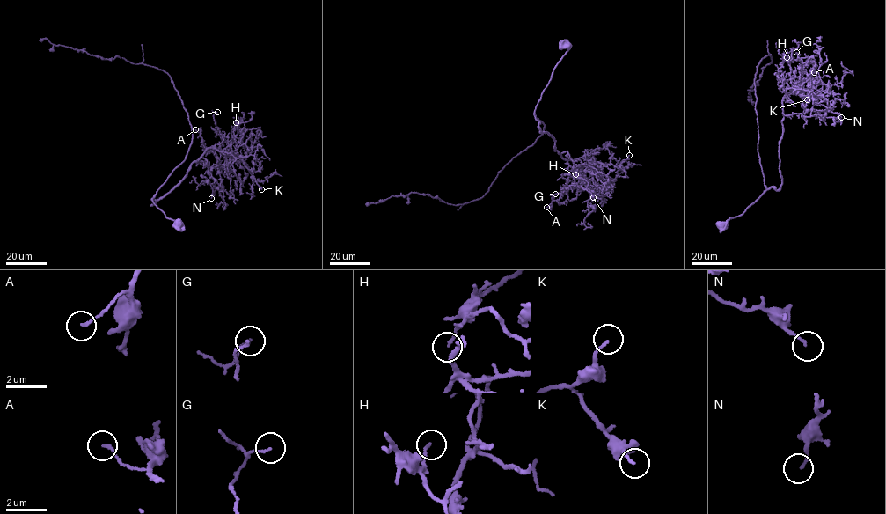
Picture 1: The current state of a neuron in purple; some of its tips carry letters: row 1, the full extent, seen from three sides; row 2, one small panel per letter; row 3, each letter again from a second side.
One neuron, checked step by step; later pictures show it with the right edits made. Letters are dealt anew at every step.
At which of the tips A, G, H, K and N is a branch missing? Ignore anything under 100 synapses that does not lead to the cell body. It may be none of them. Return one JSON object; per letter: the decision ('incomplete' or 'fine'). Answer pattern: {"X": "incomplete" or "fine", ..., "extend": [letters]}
{"A": "fine", "G": "fine", "H": "fine", "K": "fine", "N": "incomplete", "extend": ["N"]}

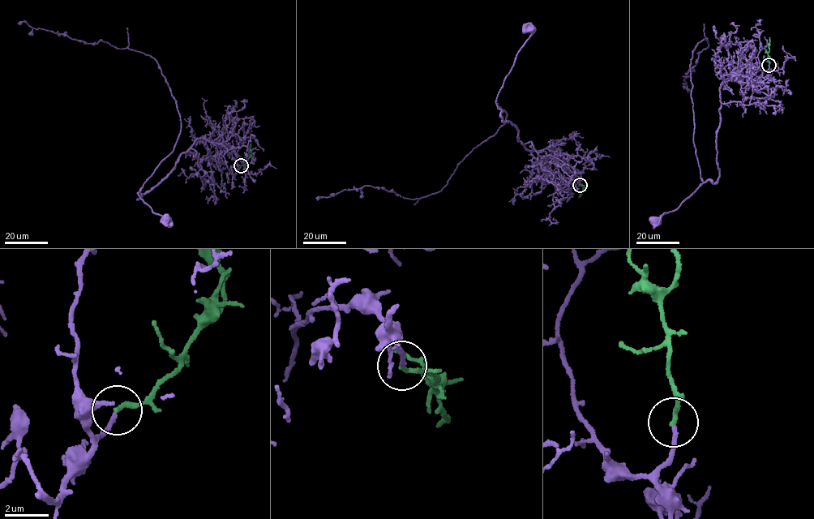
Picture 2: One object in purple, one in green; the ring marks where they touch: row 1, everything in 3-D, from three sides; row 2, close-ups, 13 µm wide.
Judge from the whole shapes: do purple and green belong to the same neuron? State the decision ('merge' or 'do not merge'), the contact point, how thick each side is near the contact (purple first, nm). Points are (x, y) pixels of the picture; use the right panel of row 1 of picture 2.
merge | (769, 65) | 180/200 nm

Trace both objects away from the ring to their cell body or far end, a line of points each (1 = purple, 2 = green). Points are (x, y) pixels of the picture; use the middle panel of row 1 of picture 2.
1: (580, 185), (576, 174), (546, 152), (526, 149), (516, 125), (504, 122), (495, 101), (531, 35), (526, 27)
2: (580, 185), (584, 190), (579, 197)

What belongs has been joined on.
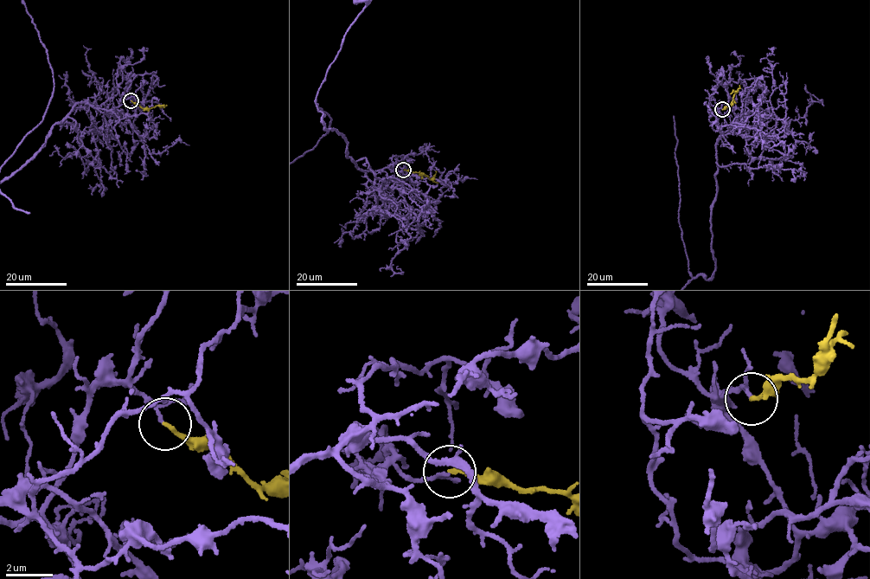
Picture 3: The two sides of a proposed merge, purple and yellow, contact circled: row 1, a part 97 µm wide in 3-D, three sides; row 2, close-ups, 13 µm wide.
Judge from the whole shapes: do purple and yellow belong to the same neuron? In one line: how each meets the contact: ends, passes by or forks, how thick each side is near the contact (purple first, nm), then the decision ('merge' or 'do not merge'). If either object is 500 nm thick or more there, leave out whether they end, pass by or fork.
purple passes by; yellow ends; calibres 80 and 160 nm; merge

